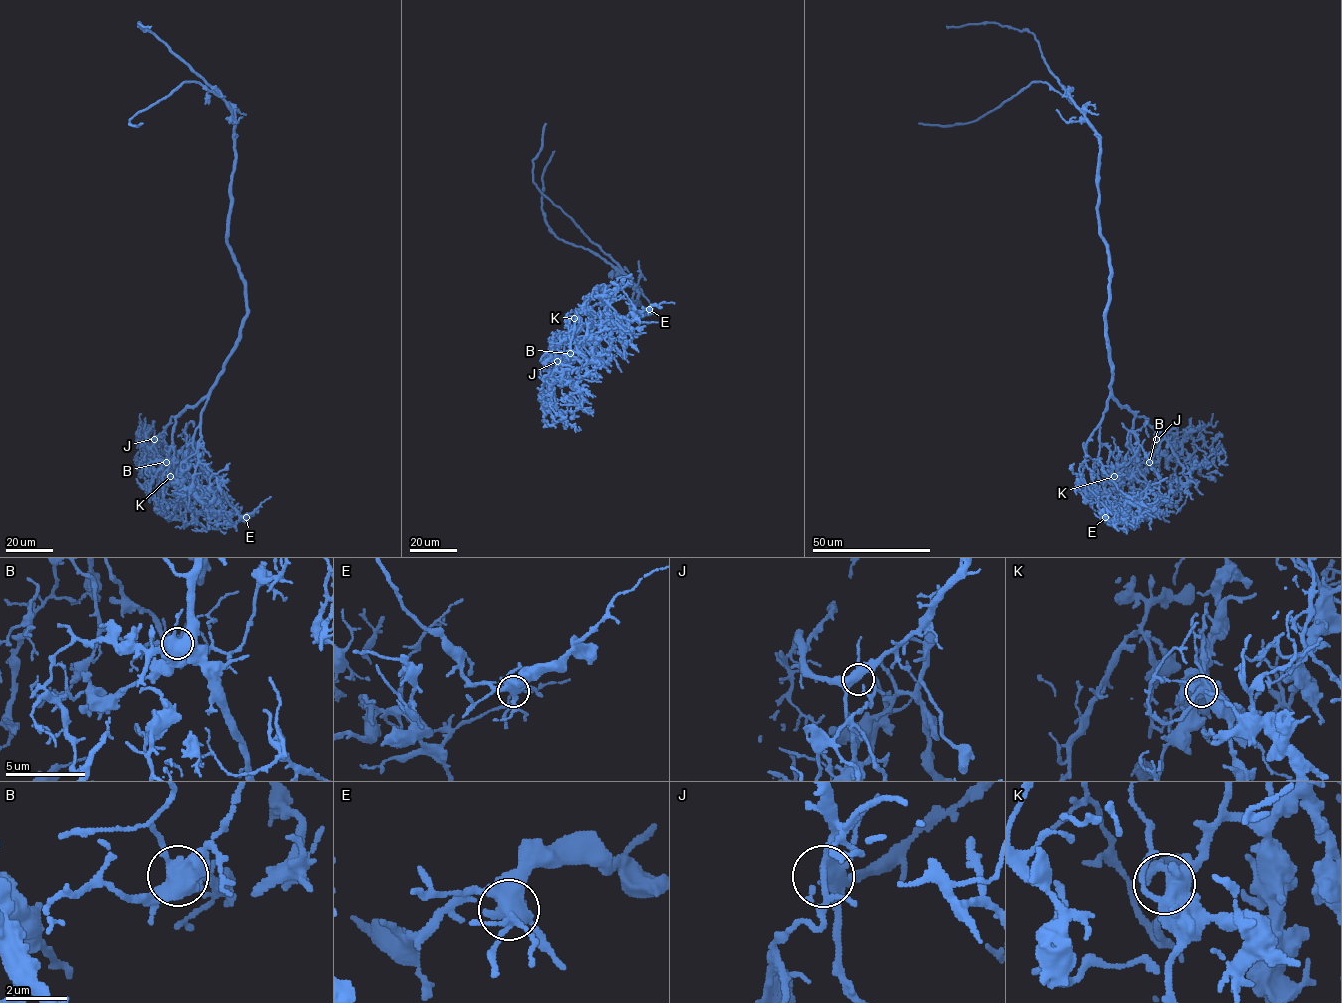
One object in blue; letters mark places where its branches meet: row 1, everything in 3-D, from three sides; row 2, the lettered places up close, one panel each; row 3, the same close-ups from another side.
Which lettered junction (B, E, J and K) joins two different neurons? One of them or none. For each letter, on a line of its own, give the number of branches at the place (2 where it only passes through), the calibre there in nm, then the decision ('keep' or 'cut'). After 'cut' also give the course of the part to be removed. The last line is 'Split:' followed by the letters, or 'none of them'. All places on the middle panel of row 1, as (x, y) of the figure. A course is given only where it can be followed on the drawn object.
B: 5 branches meet; 500 nm thick; cut; foreign part runs (570, 353), (588, 330), (588, 337), (609, 355), (609, 362), (604, 365), (610, 366)
E: 5 branches meet; 480 nm thick; keep
J: 5 branches meet; 400 nm thick; keep
K: 5 branches meet; 400 nm thick; keep
Split: B

